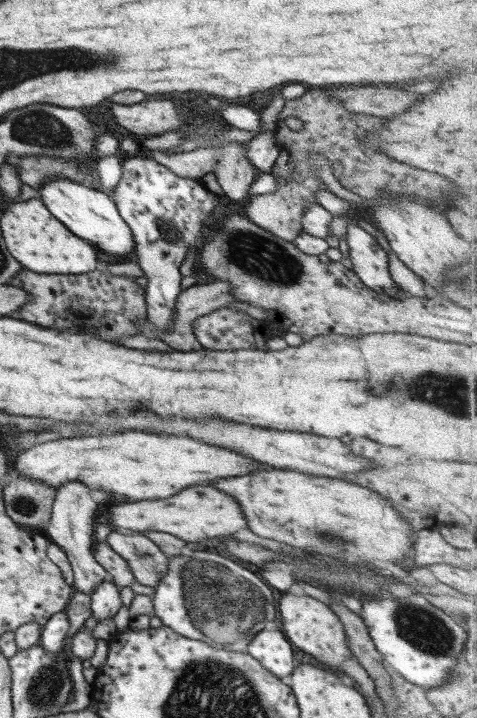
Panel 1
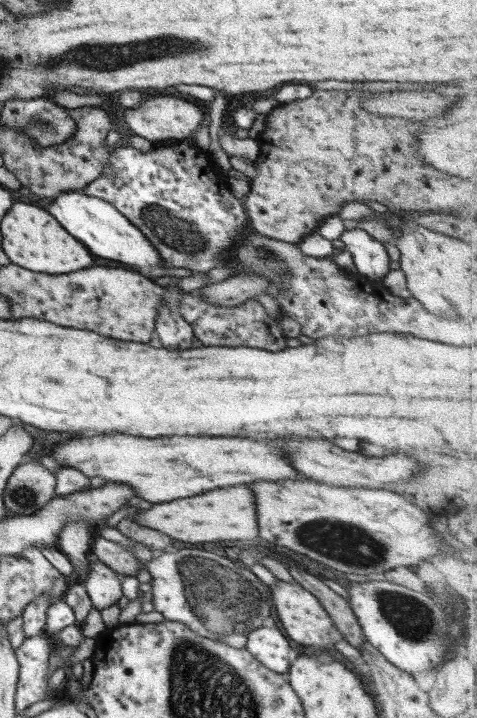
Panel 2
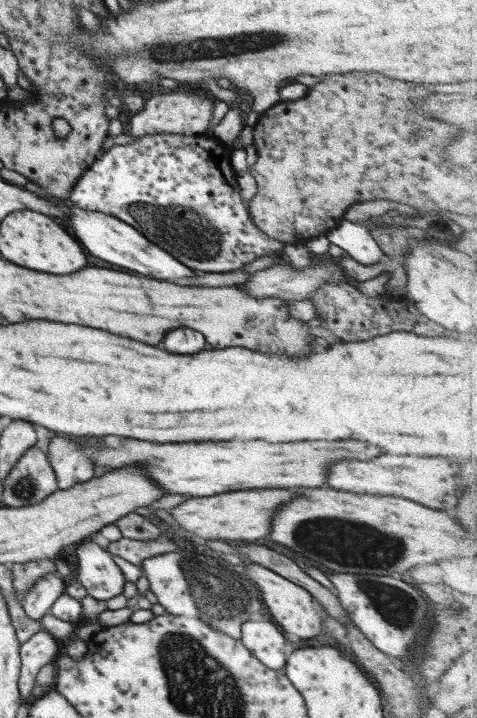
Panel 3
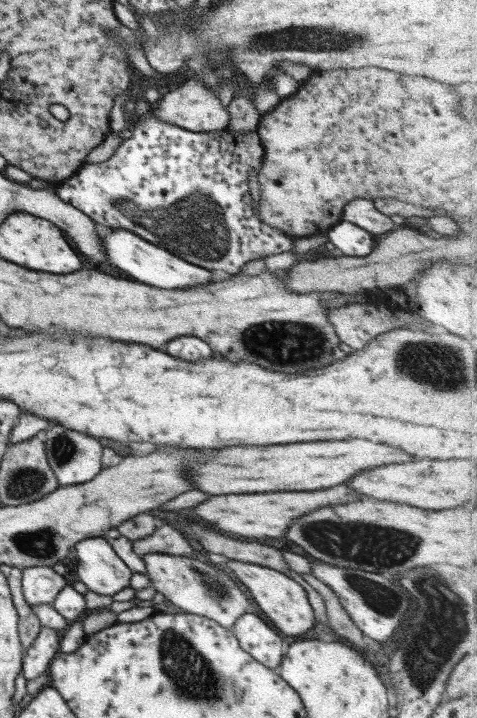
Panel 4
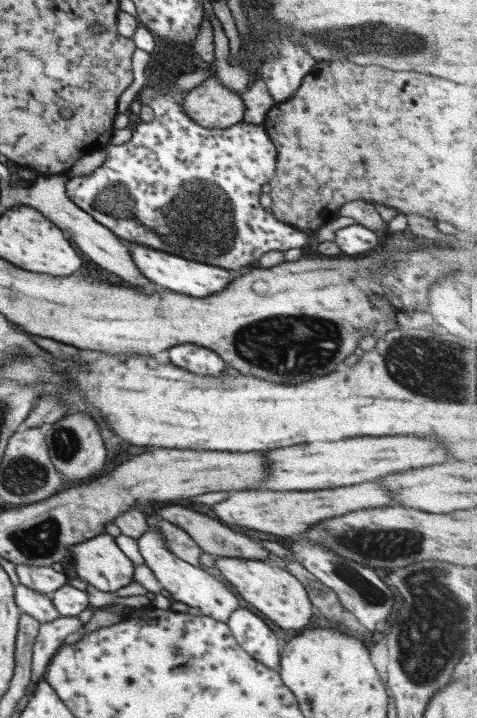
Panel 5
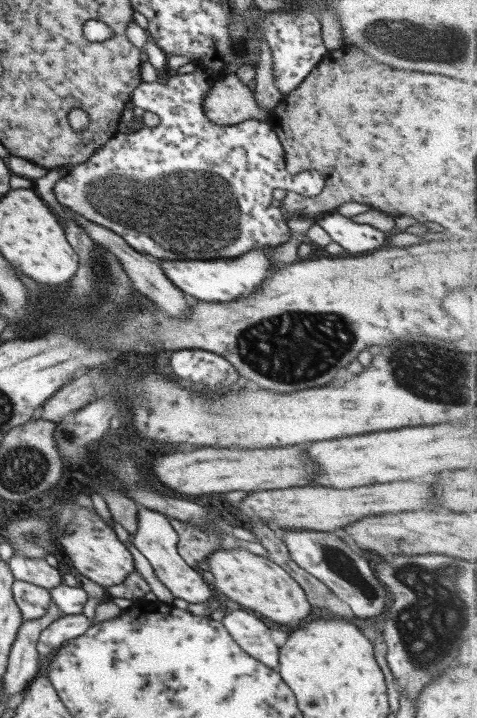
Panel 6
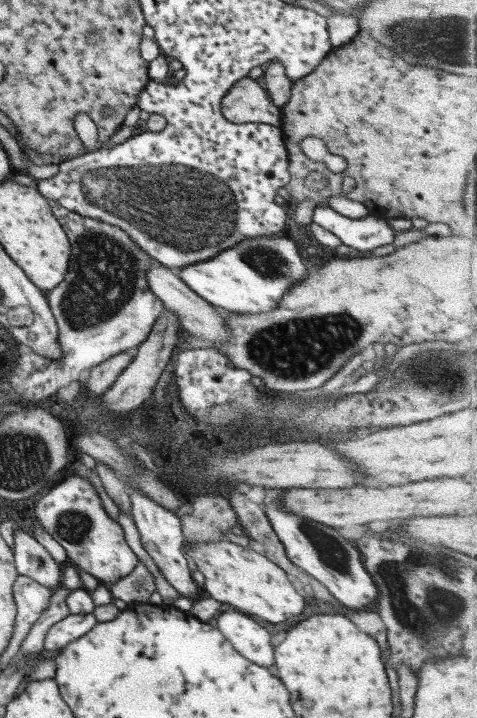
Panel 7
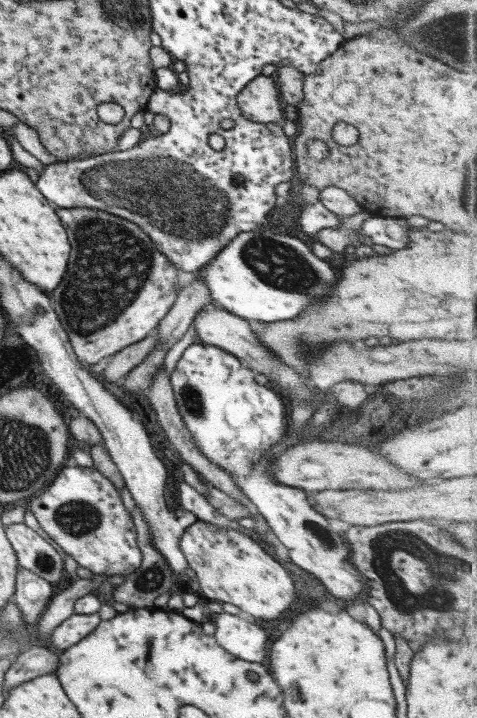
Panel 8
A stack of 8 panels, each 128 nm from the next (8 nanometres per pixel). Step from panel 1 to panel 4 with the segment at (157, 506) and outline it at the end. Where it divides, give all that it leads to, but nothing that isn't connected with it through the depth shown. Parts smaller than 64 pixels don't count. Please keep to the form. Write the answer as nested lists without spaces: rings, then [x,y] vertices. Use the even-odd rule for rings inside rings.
[[[341,484],[332,488],[308,492],[264,492],[264,494],[228,494],[214,496],[196,506],[196,518],[206,522],[208,526],[226,532],[238,534],[234,537],[250,538],[279,538],[284,536],[288,526],[294,523],[294,518],[300,518],[308,512],[314,512],[322,506],[346,504],[359,497],[364,497],[350,485]]]

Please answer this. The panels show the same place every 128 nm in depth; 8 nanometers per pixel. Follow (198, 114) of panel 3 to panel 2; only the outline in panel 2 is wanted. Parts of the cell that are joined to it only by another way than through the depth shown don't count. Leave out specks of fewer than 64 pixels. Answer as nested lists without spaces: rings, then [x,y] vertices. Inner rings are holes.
[[[158,96],[158,98],[151,98],[142,102],[137,108],[126,109],[124,120],[135,135],[154,142],[191,138],[194,136],[196,128],[204,120],[204,114],[196,104],[187,100],[174,98],[174,96]]]

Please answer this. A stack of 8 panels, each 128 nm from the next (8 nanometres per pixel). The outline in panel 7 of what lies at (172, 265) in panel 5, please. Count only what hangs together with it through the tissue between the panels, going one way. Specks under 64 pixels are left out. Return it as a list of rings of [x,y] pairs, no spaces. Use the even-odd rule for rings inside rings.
[[[255,236],[241,240],[211,259],[180,268],[180,276],[198,296],[223,312],[258,314],[279,306],[286,291],[303,280],[309,269],[298,245],[290,238]]]

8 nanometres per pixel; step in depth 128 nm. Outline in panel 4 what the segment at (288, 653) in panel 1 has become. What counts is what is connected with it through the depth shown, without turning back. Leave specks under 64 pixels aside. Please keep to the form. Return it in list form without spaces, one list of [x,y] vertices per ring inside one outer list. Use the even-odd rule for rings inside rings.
[[[244,613],[232,626],[239,645],[268,668],[280,666],[284,658],[284,642],[280,638],[280,632],[274,632],[272,628],[274,626],[265,617],[262,616],[260,620],[256,613]]]

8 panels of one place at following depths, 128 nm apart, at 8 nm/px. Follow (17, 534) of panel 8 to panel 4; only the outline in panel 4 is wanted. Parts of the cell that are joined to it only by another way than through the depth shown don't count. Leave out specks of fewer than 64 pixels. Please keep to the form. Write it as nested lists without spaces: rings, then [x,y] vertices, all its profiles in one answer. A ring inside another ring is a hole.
[[[32,566],[22,570],[20,589],[30,606],[53,604],[56,596],[67,586],[64,575],[46,566]]]

